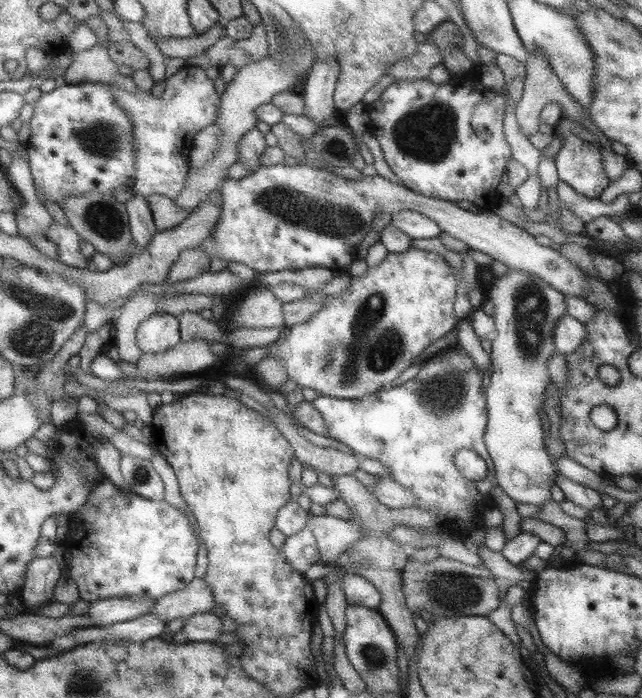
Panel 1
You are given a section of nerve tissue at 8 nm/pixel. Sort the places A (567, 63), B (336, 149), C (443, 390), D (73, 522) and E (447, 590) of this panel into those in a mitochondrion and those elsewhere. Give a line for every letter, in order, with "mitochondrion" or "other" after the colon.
A: mitochondrion
B: mitochondrion
C: mitochondrion
D: other
E: mitochondrion

